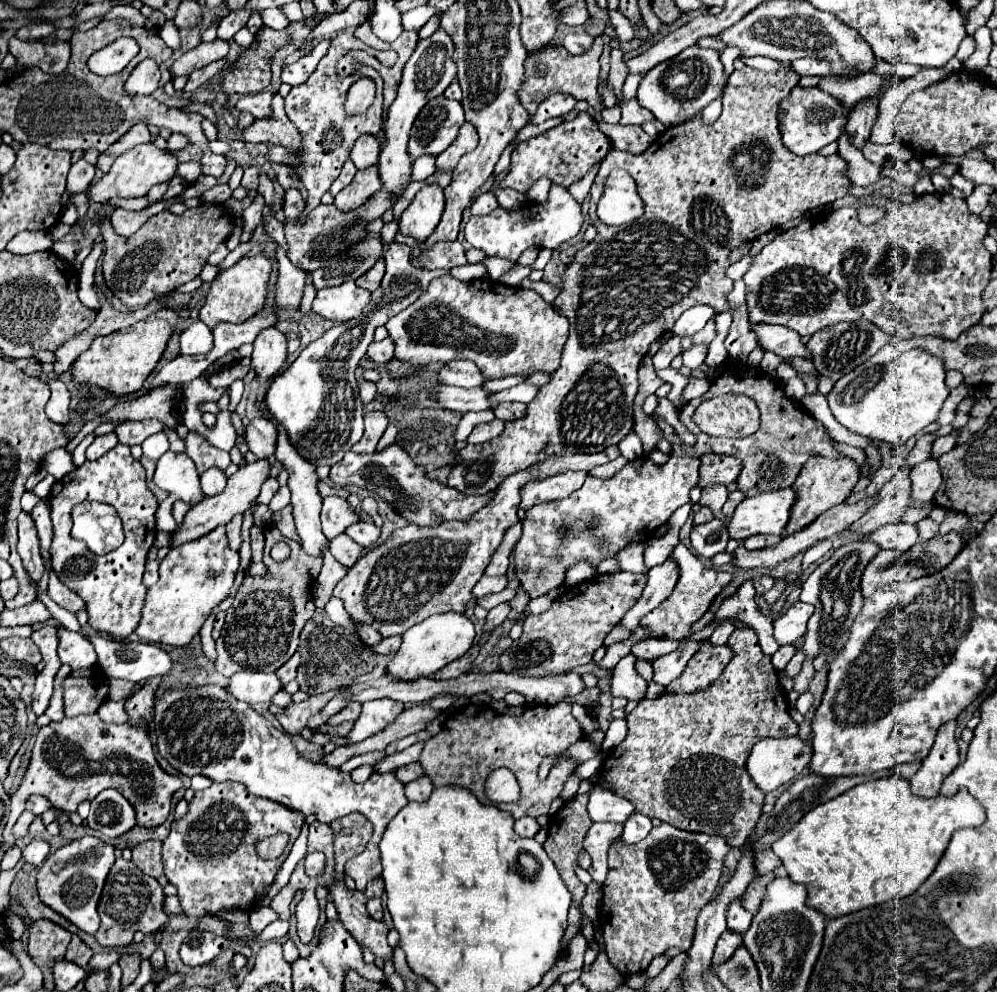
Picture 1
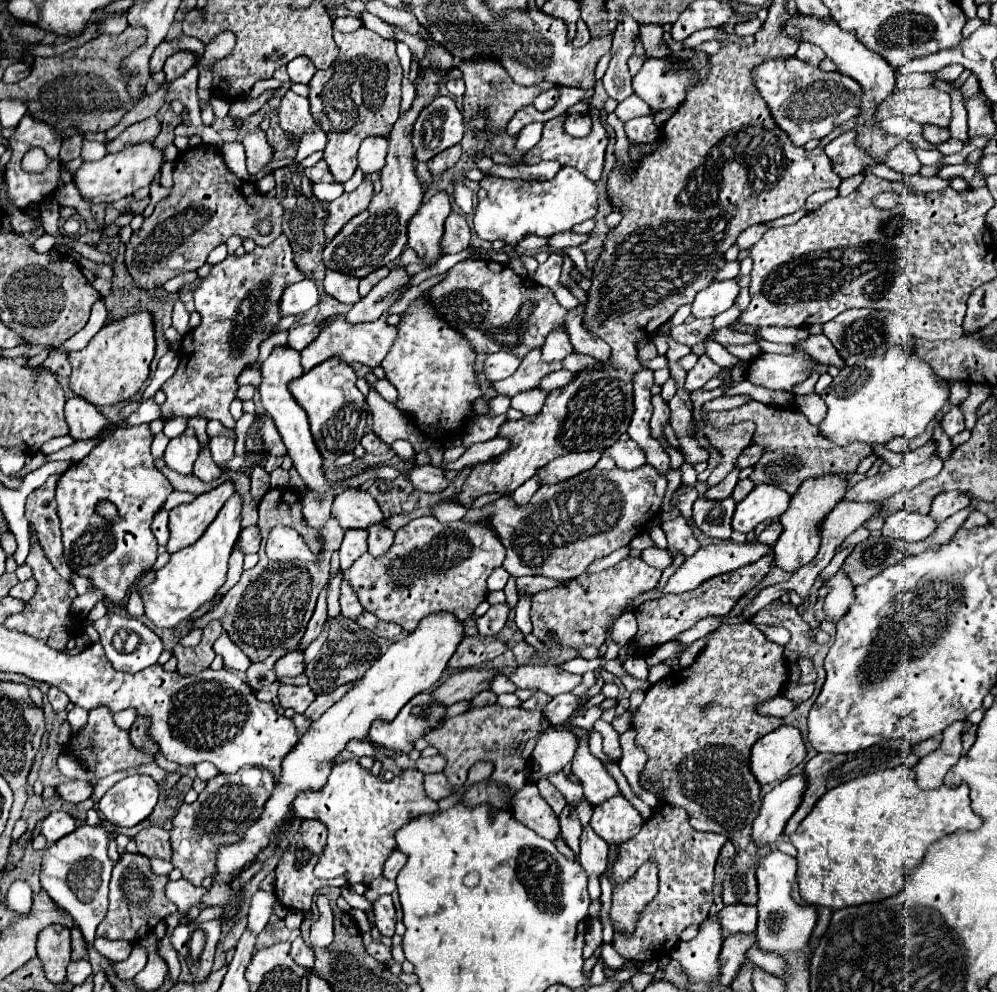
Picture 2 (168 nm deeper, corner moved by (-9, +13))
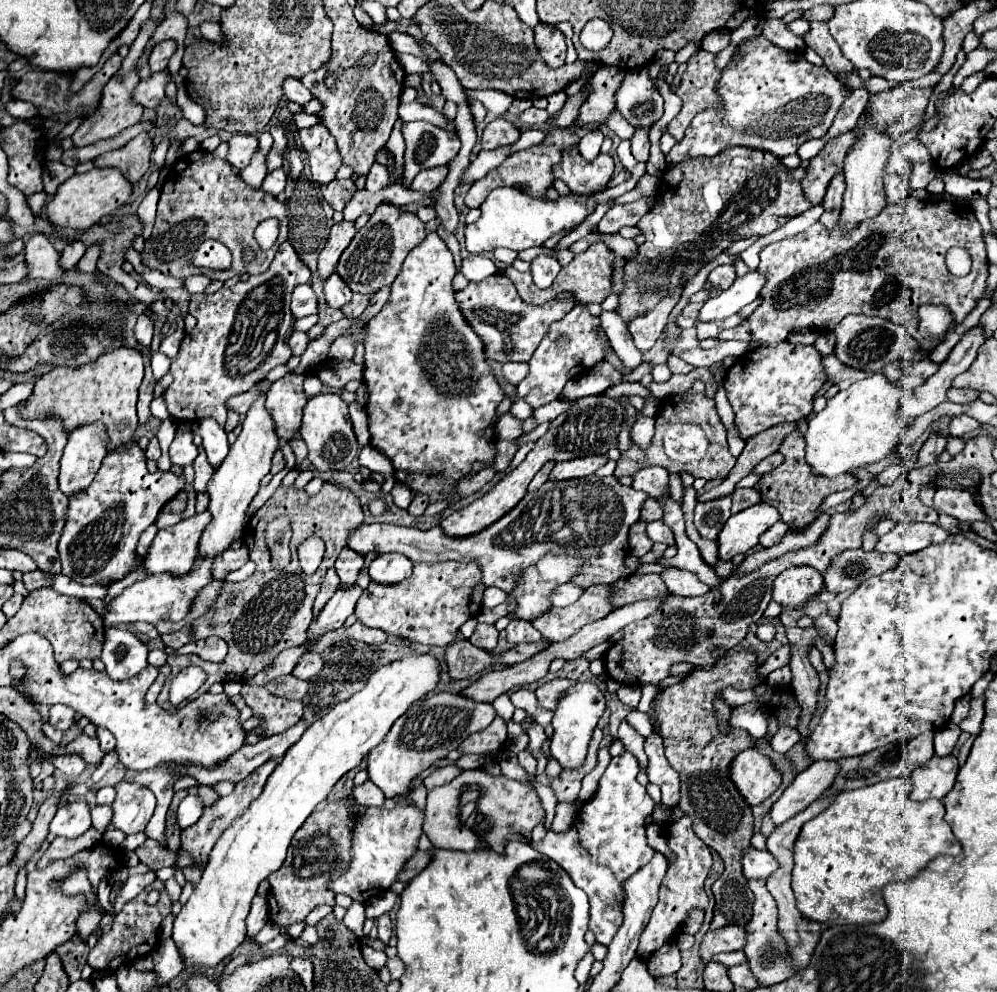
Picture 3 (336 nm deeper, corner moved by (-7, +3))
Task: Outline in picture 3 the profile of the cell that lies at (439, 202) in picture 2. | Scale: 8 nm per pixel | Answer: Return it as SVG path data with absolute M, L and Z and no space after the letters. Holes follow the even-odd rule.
M435 230L429 232L405 258L383 310L365 326L365 384L369 388L371 444L391 458L399 482L407 484L415 494L429 494L431 502L443 500L455 482L469 476L473 460L493 460L495 432L491 430L495 426L495 408L503 400L503 390L485 362L483 342L479 342L479 336L459 314L451 288L455 274L457 268L447 244Z

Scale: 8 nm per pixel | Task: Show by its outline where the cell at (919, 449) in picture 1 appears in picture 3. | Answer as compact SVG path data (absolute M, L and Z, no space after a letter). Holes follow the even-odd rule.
M959 414L959 416L953 416L953 418L951 418L951 424L949 424L949 434L947 434L947 438L969 434L969 432L977 430L979 426L981 426L981 424L979 424L975 418L967 416L967 414Z

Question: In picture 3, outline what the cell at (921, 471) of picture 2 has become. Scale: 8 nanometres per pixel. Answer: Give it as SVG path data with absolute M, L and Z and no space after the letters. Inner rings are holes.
M931 434L931 436L925 440L925 444L921 446L919 454L917 454L917 464L919 464L919 466L935 464L937 458L939 458L939 454L945 452L945 448L947 448L947 440L941 438L941 436Z

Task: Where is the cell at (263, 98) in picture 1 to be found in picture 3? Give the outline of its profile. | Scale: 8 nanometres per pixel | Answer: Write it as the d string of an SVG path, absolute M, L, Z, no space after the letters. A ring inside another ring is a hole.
M321 124L299 130L301 148L307 154L307 162L311 166L311 178L315 182L331 182L335 180L335 172L339 170L339 154L335 140Z

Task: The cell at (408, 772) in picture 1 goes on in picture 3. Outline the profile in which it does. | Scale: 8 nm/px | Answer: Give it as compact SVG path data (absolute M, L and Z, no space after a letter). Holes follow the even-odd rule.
M443 766L443 768L435 768L425 780L423 780L423 784L425 784L425 788L427 790L431 790L431 788L435 788L435 786L443 786L443 784L447 784L447 782L451 782L455 776L459 776L461 774L461 770L457 768L457 766Z

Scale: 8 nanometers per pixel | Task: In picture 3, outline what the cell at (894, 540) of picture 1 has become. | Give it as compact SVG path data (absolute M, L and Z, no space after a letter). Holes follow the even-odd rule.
M897 524L891 532L879 538L877 546L881 552L913 554L927 546L941 544L949 536L939 524Z

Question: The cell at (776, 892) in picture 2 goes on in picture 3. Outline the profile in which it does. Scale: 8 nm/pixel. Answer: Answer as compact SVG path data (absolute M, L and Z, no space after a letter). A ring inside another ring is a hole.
M757 848L747 850L747 854L743 854L741 864L747 880L767 880L779 868L779 862L769 852Z

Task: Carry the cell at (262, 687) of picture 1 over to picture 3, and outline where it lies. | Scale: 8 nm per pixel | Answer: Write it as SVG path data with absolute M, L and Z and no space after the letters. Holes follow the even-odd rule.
M313 652L303 654L301 660L297 662L295 670L293 670L293 676L301 678L301 680L309 680L321 670L321 666L323 666L323 660L321 660L319 654L313 654Z

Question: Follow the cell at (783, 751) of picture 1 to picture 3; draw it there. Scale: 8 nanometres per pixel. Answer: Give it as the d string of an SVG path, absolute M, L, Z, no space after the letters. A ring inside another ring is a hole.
M747 748L735 758L731 778L749 806L763 802L781 786L781 770L757 748Z

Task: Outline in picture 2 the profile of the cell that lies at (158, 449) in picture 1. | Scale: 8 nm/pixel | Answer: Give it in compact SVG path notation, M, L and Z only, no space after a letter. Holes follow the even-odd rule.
M173 418L173 420L167 420L165 422L163 434L167 438L175 438L177 434L183 434L185 430L187 430L187 418Z

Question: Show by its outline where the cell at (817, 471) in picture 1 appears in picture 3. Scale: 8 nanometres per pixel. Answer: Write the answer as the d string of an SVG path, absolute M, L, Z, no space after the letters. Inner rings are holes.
M791 566L783 570L773 584L773 600L797 608L823 588L823 574L811 566Z

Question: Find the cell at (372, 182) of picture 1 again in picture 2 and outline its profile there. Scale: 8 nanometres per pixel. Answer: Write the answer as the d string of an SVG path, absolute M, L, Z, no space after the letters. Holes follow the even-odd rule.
M363 180L363 184L349 194L341 194L337 200L333 200L329 204L329 220L325 224L325 238L327 242L333 240L333 236L337 232L341 232L341 228L357 214L361 214L369 200L373 196L373 184L369 180Z

